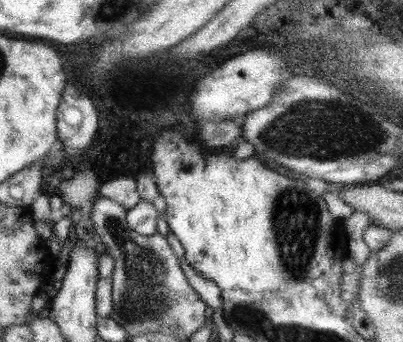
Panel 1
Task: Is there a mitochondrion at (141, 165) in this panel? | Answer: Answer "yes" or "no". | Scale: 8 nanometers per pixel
no

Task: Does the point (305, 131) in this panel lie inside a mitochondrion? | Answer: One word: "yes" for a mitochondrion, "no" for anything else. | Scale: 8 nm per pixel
yes

